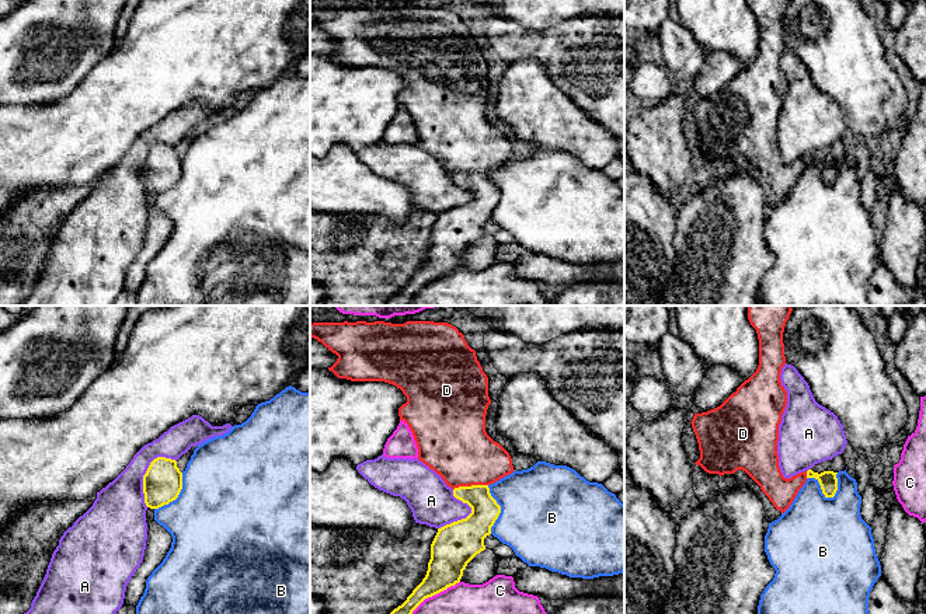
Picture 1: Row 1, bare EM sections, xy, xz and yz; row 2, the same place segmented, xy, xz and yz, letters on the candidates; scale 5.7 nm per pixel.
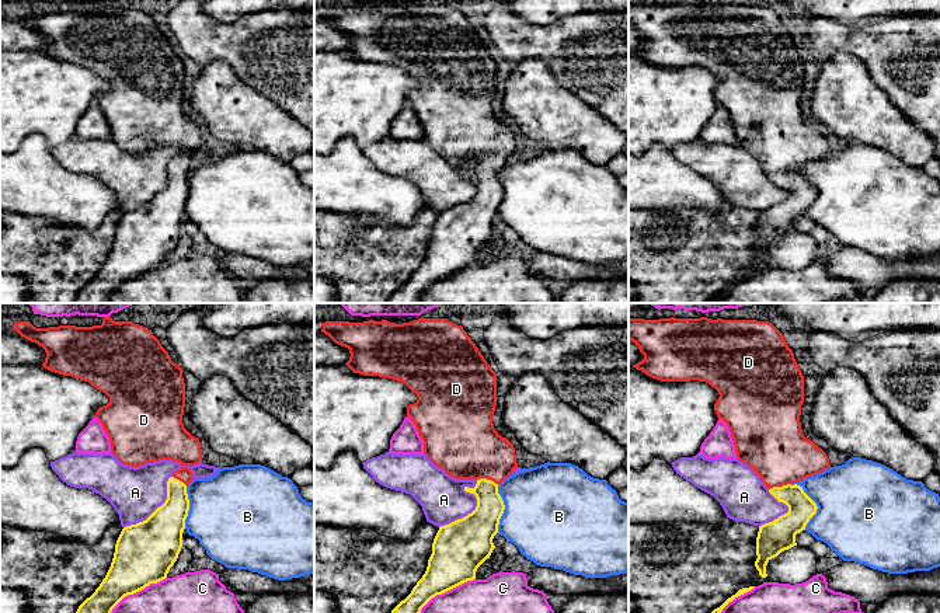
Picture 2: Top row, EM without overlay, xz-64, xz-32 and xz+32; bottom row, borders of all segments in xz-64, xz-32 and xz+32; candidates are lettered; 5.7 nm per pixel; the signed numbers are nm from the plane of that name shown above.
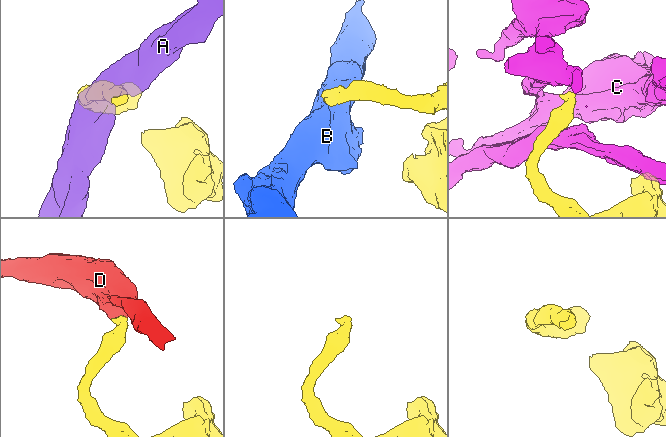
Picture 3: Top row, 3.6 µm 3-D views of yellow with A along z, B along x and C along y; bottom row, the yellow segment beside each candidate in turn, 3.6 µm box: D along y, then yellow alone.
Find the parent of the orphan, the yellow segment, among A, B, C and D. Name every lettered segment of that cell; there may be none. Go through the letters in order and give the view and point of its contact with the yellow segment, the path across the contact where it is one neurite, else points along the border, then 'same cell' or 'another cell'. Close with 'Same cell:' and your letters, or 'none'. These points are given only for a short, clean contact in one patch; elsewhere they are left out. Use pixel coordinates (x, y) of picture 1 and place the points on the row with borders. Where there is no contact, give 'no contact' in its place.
A: xy (146, 473) | another cell
B: yz (821, 488) | along yz (807, 477), (813, 477), (827, 496), (835, 495) | another cell
C: xz (435, 593) | another cell
D: xz (472, 485) | across xz (484, 509), (472, 485), (469, 461), (456, 446) | same cell
Same cell: D

